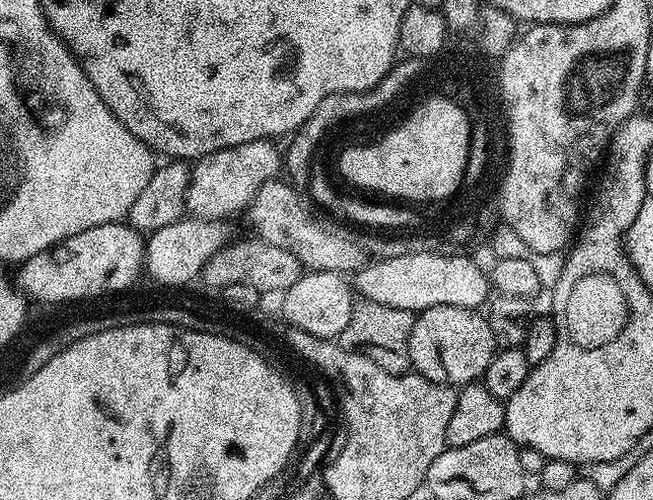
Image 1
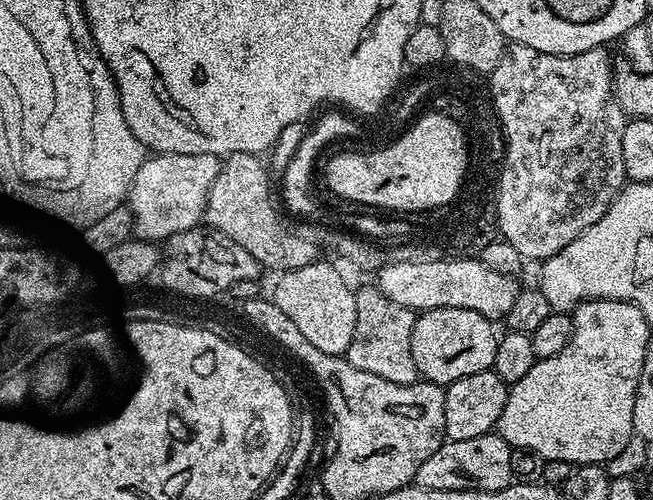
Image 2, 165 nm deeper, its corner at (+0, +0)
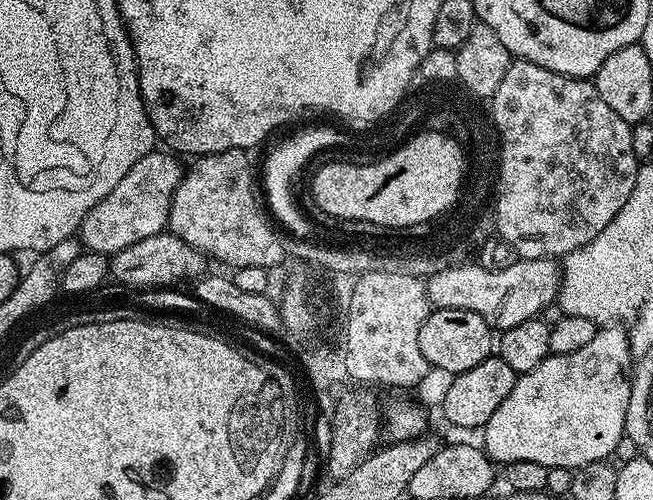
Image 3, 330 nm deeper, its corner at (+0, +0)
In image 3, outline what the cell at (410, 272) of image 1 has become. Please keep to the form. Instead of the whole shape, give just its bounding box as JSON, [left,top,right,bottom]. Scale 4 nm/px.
[426,259,561,330]

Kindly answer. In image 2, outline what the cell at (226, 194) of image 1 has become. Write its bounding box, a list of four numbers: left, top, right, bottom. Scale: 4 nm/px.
[126,152,222,242]

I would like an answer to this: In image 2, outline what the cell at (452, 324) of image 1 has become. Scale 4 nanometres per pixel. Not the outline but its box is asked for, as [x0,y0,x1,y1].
[410,308,498,386]

